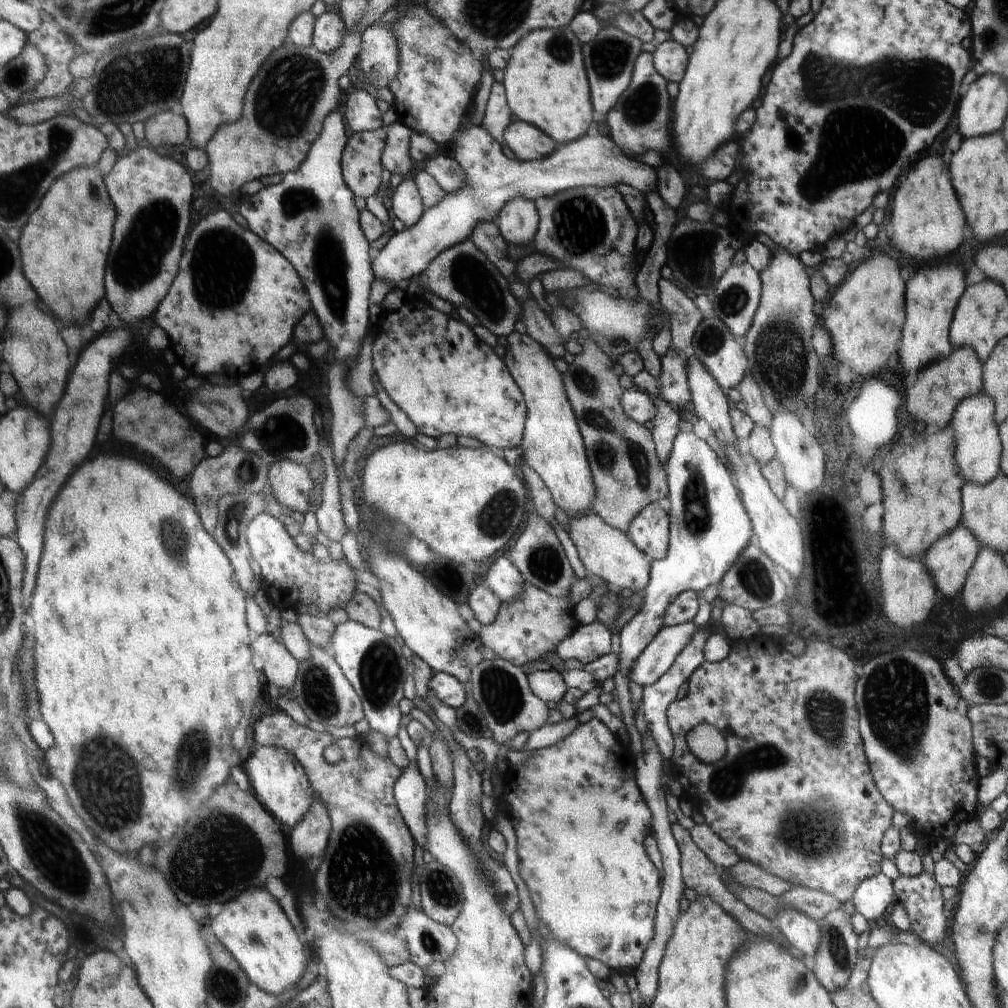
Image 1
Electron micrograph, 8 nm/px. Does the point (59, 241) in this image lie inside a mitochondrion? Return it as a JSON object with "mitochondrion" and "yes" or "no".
{"mitochondrion":"no"}

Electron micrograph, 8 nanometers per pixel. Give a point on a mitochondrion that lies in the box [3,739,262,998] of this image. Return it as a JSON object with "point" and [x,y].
{"point":[52,852]}

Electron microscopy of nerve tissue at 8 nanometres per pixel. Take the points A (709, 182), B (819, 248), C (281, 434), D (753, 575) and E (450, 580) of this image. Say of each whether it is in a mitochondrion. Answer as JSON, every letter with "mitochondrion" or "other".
{"A":"other","B":"other","C":"mitochondrion","D":"mitochondrion","E":"other"}

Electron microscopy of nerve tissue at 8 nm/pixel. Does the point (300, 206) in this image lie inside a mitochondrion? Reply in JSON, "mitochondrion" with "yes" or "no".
{"mitochondrion":"yes"}

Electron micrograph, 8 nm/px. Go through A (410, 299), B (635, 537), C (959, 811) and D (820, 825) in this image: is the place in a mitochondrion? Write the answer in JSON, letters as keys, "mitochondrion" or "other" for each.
{"A":"other","B":"other","C":"other","D":"mitochondrion"}

